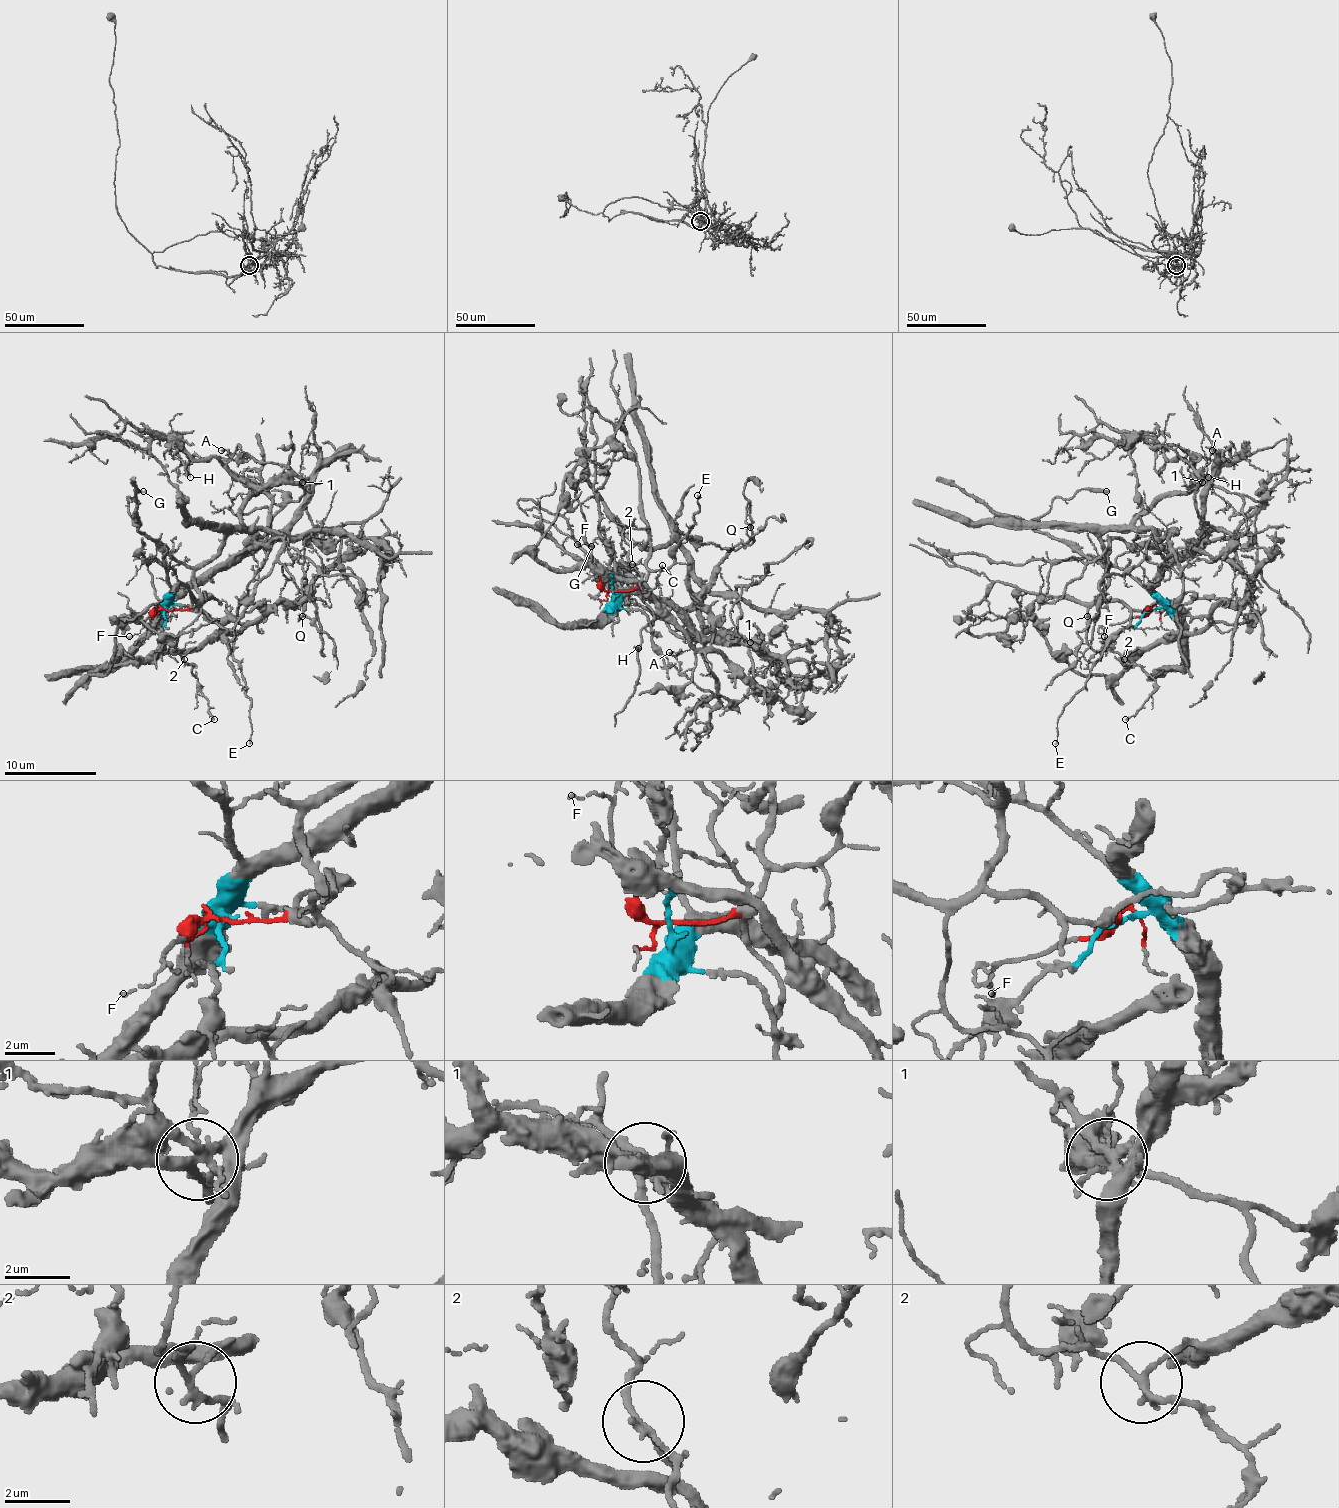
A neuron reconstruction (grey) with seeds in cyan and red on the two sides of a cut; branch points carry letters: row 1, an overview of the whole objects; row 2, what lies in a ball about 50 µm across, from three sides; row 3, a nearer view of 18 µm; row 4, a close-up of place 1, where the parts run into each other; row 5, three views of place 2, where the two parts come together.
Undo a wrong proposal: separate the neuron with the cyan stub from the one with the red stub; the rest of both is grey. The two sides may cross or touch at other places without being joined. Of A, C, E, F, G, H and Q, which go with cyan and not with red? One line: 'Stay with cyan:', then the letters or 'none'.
Stay with cyan: A, Q

